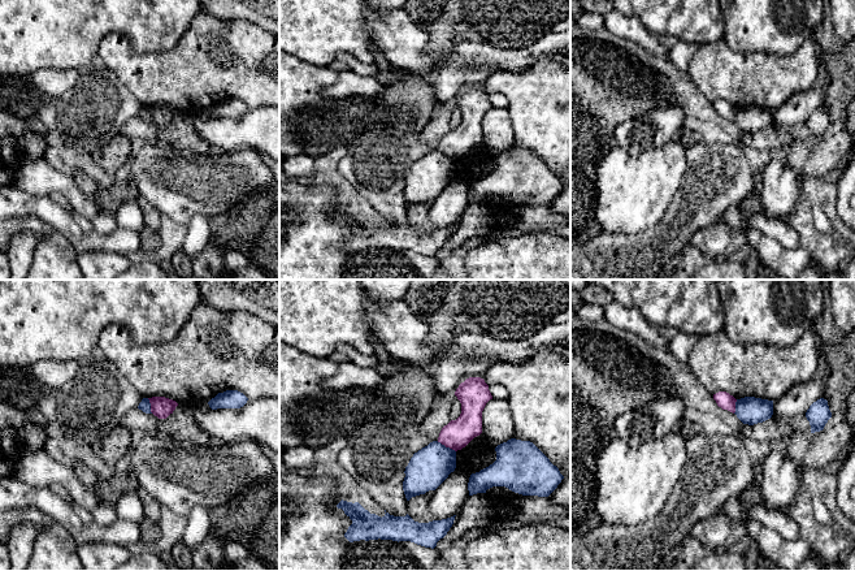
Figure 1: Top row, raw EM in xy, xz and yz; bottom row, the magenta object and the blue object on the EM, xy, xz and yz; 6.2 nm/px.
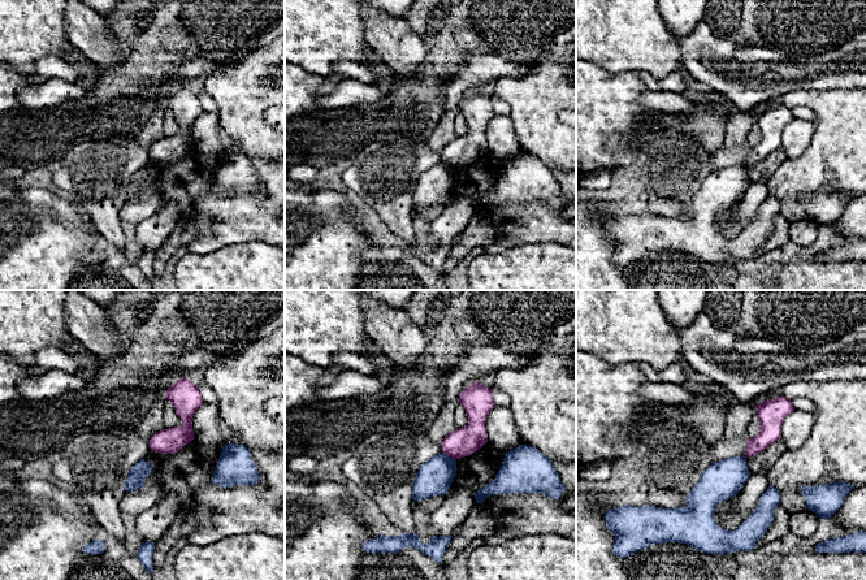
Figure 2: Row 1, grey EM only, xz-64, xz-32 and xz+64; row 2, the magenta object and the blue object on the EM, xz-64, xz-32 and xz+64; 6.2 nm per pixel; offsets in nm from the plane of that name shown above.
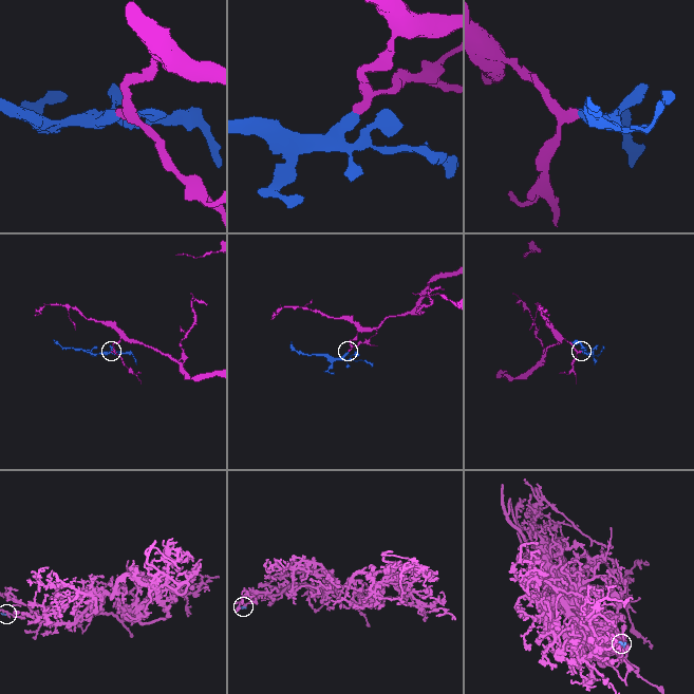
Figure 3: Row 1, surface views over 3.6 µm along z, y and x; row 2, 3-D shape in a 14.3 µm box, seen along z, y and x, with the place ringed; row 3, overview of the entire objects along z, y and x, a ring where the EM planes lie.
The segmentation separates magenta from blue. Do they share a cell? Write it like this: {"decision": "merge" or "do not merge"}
{"decision": "do not merge"}

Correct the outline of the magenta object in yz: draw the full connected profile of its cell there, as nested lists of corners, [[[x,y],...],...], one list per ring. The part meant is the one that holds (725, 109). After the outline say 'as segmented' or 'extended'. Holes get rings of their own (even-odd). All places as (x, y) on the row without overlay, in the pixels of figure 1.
[[[719,100],[713,103],[713,108],[716,109],[717,114],[722,118],[728,118],[730,121],[735,121],[735,111],[737,108],[726,100]]]; as segmented

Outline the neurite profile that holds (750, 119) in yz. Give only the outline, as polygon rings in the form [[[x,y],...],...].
[[[745,105],[737,108],[734,122],[743,133],[754,134],[763,131],[773,124],[773,109]]]

